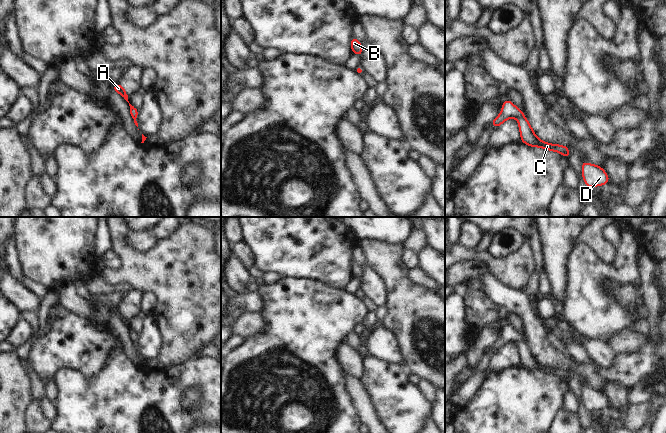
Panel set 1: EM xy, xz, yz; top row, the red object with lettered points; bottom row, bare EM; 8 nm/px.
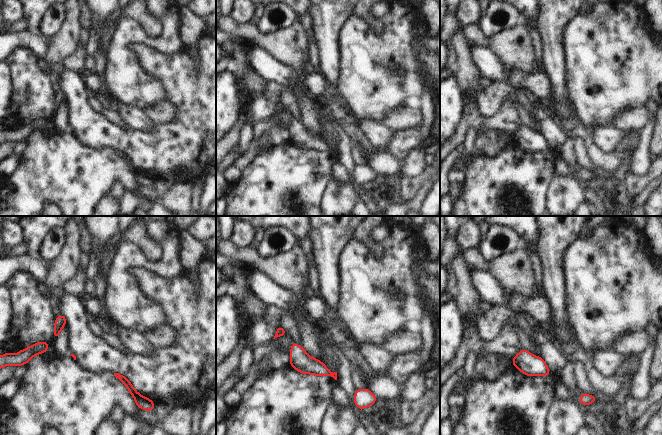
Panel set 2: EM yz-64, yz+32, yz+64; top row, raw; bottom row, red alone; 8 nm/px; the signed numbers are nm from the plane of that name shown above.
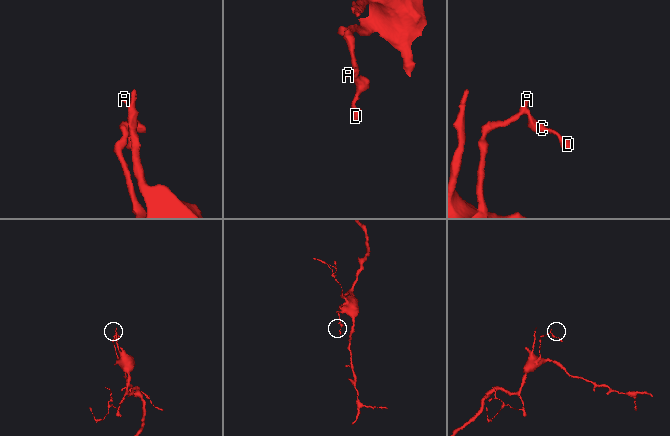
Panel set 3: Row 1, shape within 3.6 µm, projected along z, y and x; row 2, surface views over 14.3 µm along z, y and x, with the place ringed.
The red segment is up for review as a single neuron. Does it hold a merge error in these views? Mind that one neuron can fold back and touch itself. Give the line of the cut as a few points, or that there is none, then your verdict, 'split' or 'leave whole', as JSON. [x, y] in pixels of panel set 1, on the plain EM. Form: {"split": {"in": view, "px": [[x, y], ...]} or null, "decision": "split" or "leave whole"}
{"split": null, "decision": "leave whole"}

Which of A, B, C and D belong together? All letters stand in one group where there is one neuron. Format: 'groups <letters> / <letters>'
groups A B C D

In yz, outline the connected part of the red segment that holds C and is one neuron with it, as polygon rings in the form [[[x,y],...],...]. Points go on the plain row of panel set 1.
[[[506,323],[506,325],[502,329],[501,337],[497,340],[496,343],[491,346],[491,348],[492,350],[499,351],[504,345],[509,342],[517,343],[521,358],[520,365],[532,371],[540,371],[546,374],[561,377],[565,381],[570,380],[568,371],[563,369],[550,368],[536,361],[528,344],[524,340],[524,337],[518,331],[516,331],[511,325]]]

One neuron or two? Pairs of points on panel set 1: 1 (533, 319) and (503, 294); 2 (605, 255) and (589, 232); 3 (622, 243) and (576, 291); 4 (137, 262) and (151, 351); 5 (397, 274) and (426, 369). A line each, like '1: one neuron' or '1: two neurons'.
1: one neuron
2: one neuron
3: one neuron
4: two neurons
5: one neuron

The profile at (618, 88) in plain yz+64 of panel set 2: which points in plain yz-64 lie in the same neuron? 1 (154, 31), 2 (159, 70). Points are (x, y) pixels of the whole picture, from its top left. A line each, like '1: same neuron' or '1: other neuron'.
1: other neuron
2: other neuron

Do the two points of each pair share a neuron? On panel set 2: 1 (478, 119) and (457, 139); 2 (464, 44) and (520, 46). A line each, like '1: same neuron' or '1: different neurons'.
1: same neuron
2: different neurons

